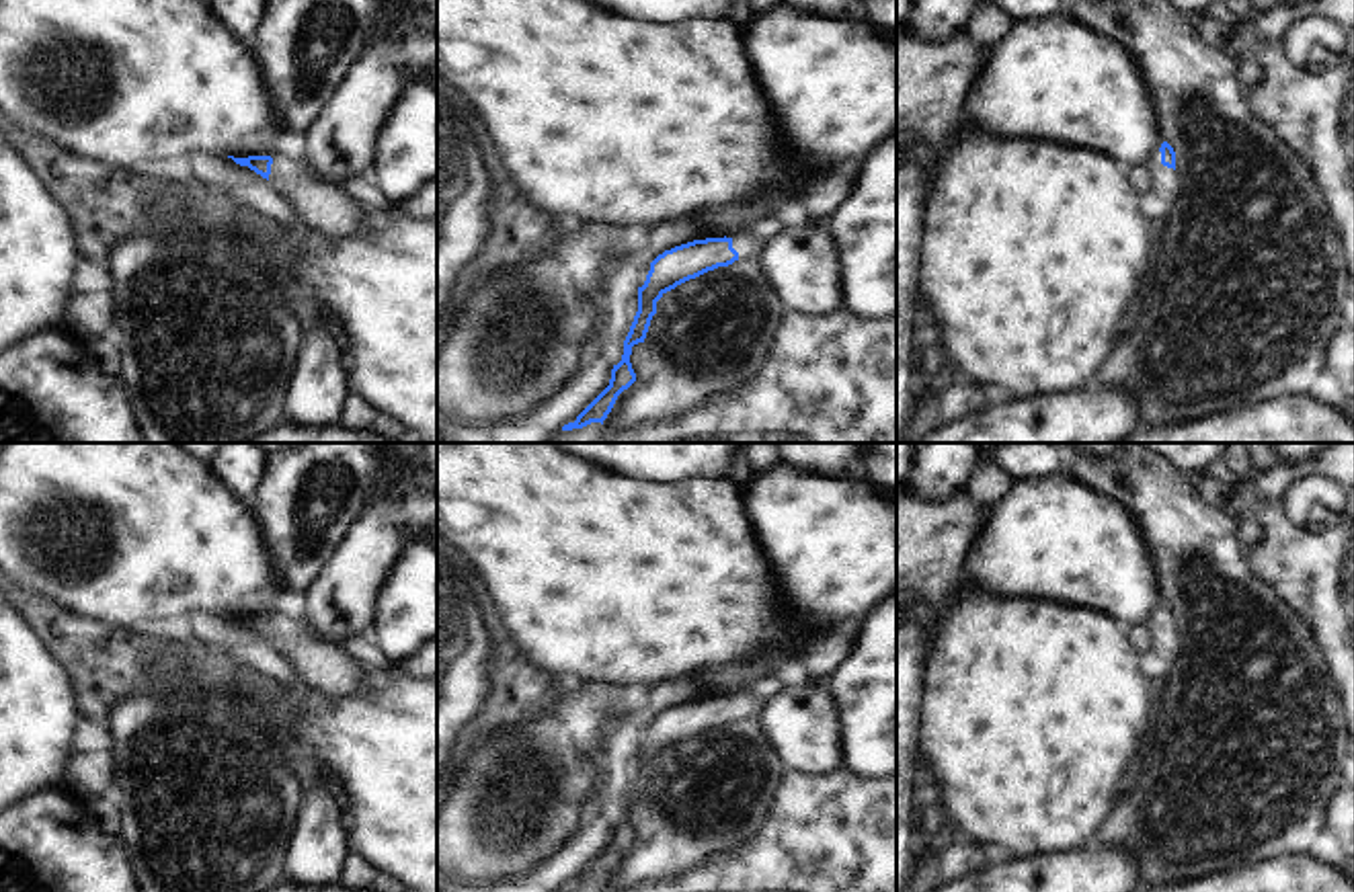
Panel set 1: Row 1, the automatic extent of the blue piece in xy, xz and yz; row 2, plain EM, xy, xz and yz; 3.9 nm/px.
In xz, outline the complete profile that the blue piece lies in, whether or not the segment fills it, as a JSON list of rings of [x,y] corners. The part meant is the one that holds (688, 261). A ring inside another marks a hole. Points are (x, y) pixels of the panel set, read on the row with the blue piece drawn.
[[[749,232],[734,238],[693,240],[671,250],[665,250],[650,262],[650,271],[642,287],[638,287],[638,312],[624,340],[624,355],[611,369],[609,386],[562,431],[583,429],[591,422],[601,422],[611,412],[618,396],[636,381],[630,363],[632,347],[644,342],[656,301],[677,285],[695,279],[718,267],[728,267],[739,258],[759,258],[765,242],[755,240]]]

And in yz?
[[[1163,141],[1147,164],[1151,170],[1151,189],[1167,203],[1173,203],[1180,193],[1180,176],[1176,172],[1176,152]]]

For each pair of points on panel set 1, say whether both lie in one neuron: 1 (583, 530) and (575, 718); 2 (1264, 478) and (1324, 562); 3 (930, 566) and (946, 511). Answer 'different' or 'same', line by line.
1: different
2: same
3: same

